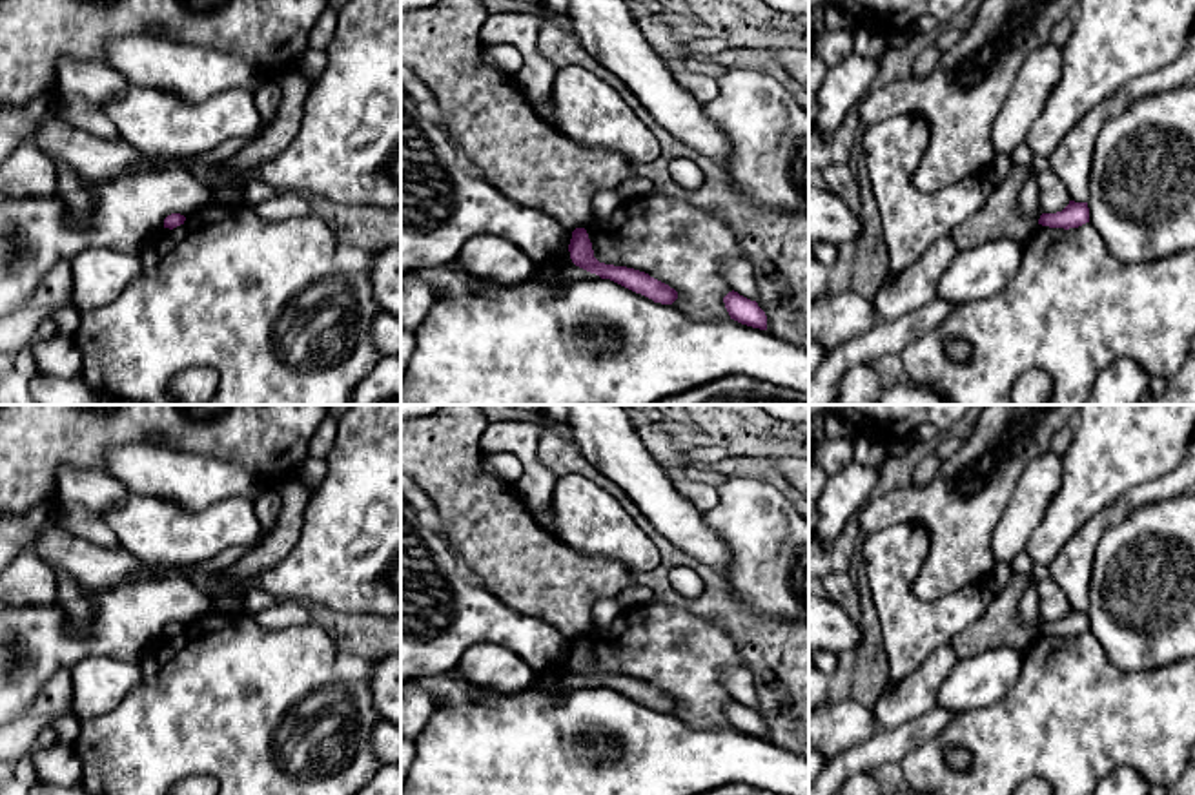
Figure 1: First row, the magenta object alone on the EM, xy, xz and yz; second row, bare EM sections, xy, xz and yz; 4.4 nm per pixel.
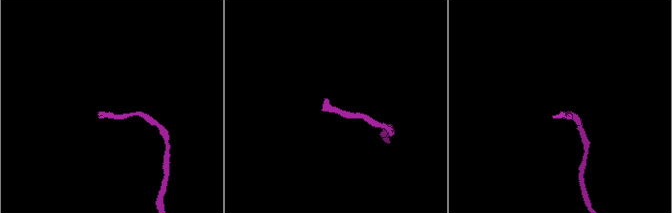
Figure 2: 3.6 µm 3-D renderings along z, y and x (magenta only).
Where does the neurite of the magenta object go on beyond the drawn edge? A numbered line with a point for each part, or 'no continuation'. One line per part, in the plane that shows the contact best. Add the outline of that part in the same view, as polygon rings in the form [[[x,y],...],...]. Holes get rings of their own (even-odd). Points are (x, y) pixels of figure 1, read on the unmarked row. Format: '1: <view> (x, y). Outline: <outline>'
no continuation

